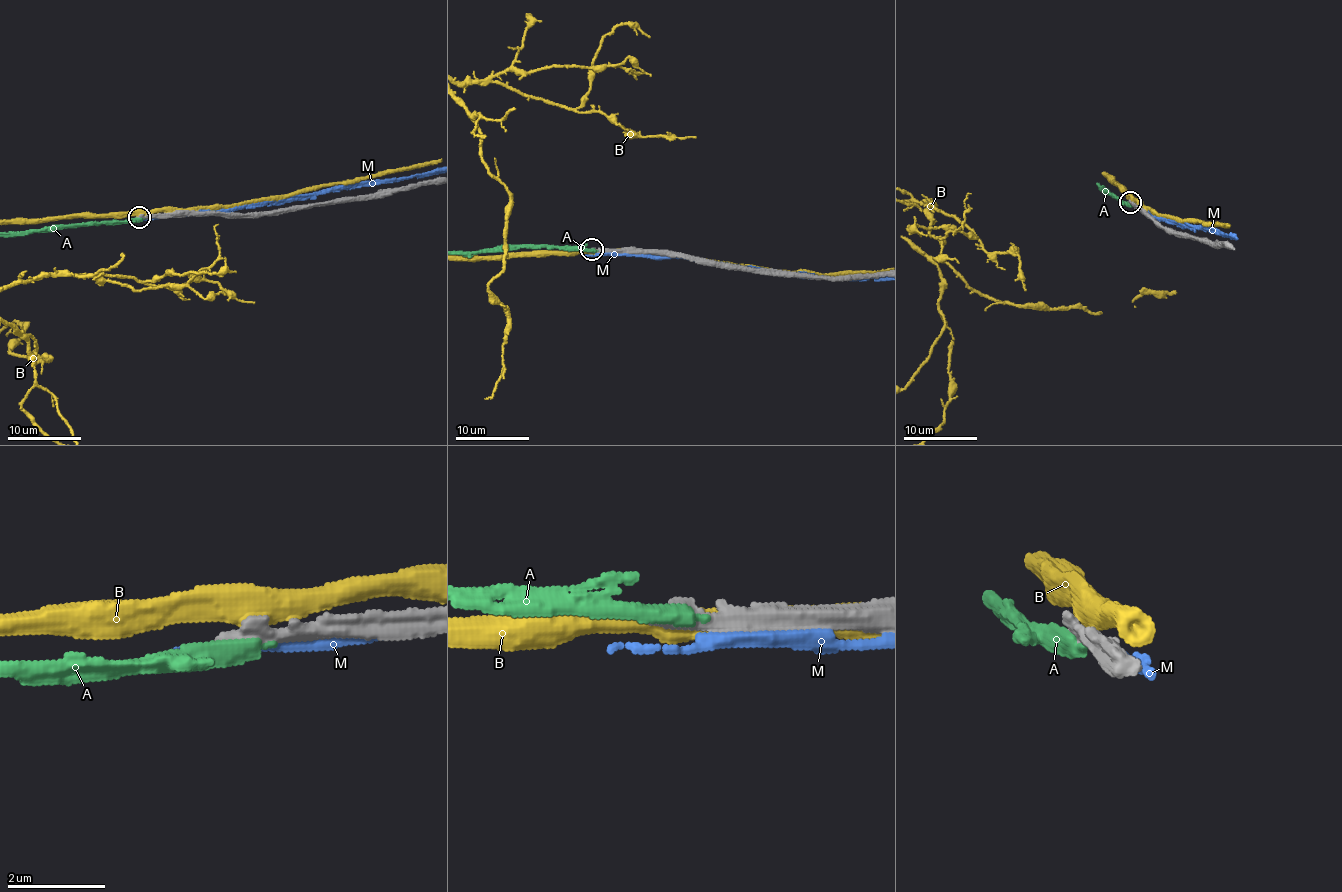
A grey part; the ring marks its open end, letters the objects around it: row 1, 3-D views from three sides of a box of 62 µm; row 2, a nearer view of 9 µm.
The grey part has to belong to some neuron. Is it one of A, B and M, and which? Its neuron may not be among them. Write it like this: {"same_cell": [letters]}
{"same_cell": []}

